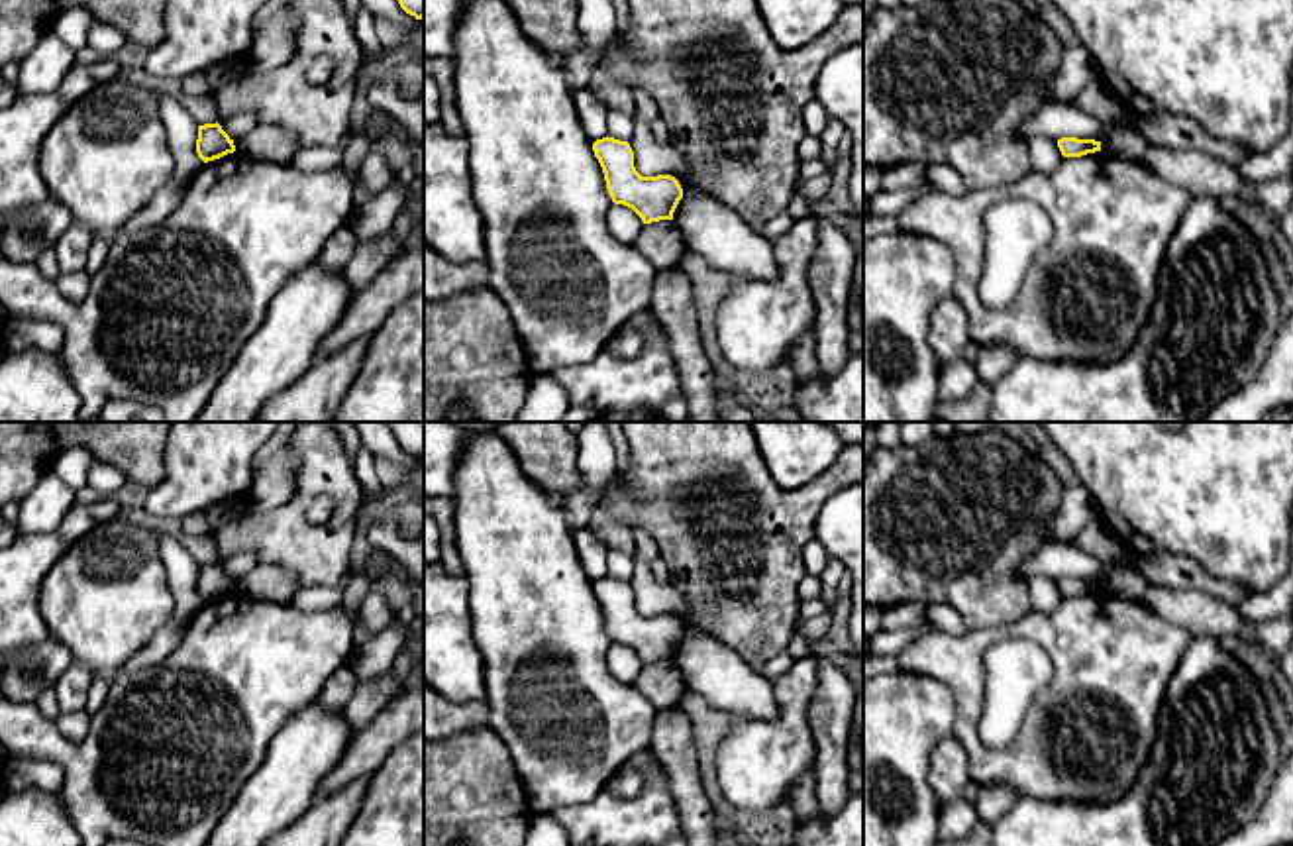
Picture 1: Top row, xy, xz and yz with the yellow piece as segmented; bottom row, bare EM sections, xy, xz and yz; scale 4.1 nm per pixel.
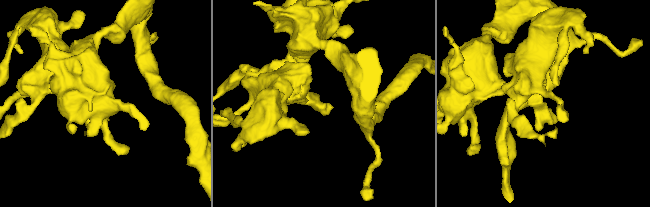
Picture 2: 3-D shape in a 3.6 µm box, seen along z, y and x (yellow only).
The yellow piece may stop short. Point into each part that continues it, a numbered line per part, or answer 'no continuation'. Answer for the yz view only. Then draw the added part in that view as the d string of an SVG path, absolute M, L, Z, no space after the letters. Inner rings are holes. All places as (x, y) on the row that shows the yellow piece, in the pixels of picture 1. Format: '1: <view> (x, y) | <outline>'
no continuation

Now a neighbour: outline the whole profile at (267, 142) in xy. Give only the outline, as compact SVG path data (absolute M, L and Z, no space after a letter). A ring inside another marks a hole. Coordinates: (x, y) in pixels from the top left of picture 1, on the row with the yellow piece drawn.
M257 124L247 135L233 141L233 145L235 151L247 157L286 165L300 149L300 141L292 133L269 124Z

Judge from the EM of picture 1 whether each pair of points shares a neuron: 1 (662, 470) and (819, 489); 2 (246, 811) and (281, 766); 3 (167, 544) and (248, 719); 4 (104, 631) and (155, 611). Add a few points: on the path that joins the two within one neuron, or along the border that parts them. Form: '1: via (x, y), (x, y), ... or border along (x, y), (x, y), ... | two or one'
1: via (701, 464), (740, 464), (774, 497), (779, 497) | one
2: via (258, 799), (279, 778) | one
3: border along (205, 603), (173, 648) | two
4: via (116, 619), (124, 611), (144, 611) | one

